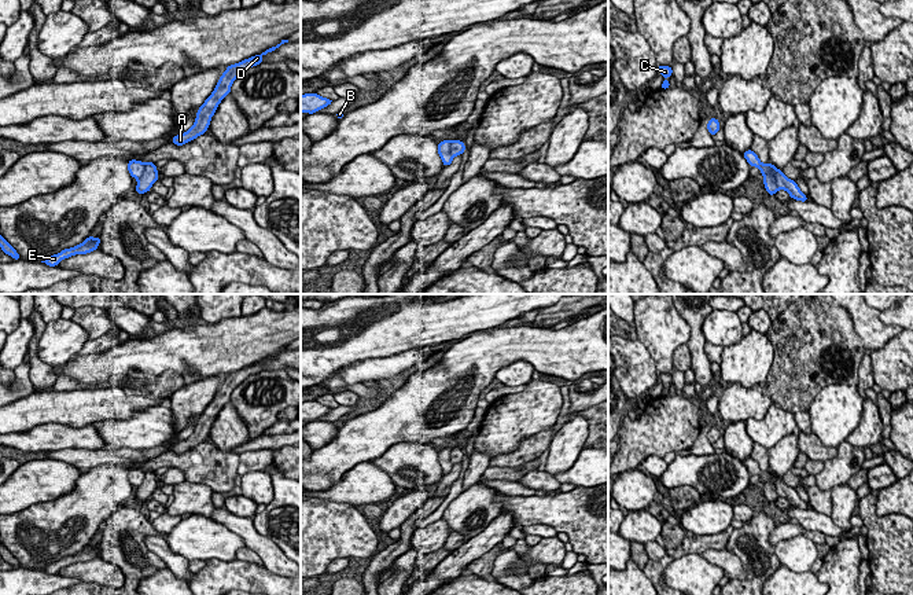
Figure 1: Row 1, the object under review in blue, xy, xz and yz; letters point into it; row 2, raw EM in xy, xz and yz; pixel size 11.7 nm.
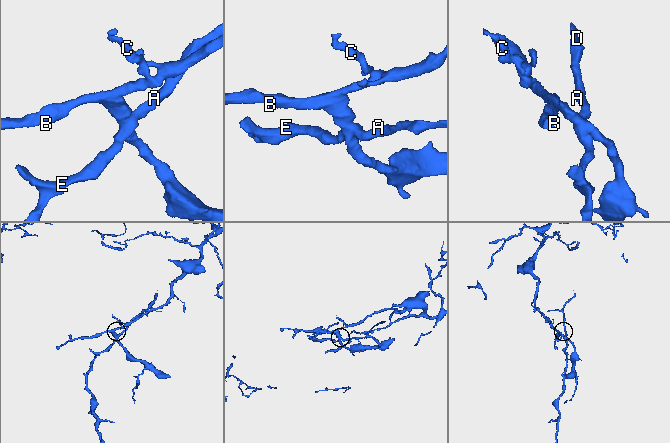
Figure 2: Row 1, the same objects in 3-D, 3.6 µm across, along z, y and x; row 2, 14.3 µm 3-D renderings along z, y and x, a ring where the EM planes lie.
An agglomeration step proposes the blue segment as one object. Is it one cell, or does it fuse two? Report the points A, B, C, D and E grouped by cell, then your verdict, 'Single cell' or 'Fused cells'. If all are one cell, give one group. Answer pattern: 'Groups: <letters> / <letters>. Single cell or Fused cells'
Groups: A D E / B C. Fused cells

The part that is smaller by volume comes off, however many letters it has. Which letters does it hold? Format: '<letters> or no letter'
A, D, E

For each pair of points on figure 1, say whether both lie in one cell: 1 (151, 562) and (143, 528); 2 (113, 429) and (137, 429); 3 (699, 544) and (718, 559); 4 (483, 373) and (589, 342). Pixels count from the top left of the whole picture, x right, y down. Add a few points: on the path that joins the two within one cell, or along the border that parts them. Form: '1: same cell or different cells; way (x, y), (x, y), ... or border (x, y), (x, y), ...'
1: same cell; way (143, 554), (139, 550), (139, 536)
2: same cell; way (118, 429), (132, 429)
3: different cells; border (725, 546), (717, 550), (705, 550), (700, 554)
4: same cell; way (510, 346), (563, 346)

